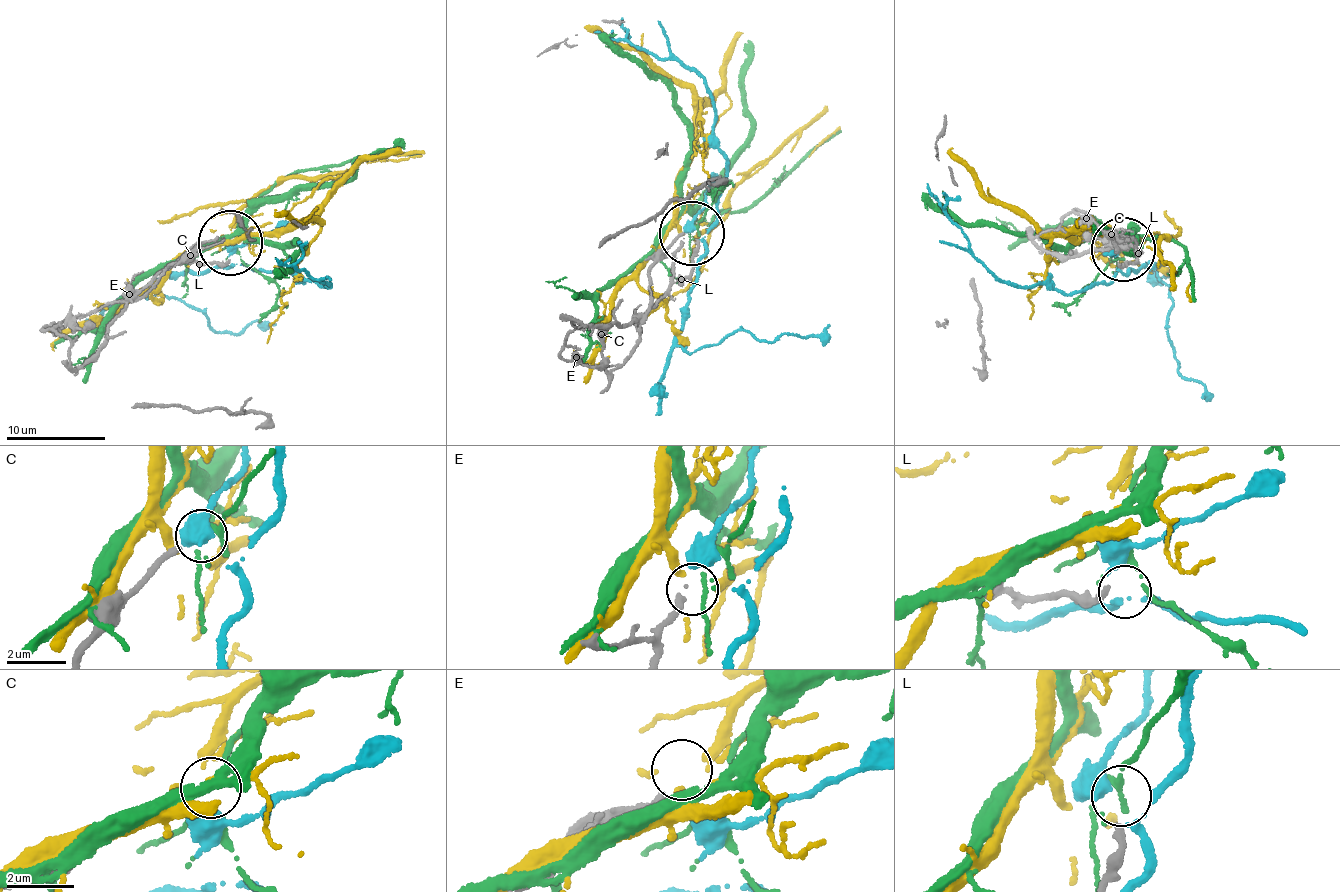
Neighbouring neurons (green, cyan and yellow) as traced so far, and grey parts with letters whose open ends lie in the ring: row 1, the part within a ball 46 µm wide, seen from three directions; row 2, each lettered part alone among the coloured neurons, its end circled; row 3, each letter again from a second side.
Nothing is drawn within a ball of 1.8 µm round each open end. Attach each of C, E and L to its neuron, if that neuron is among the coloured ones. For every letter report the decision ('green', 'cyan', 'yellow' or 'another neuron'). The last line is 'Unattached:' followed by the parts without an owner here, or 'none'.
C: another neuron
E: another neuron
L: another neuron
Unattached: C, E, L

